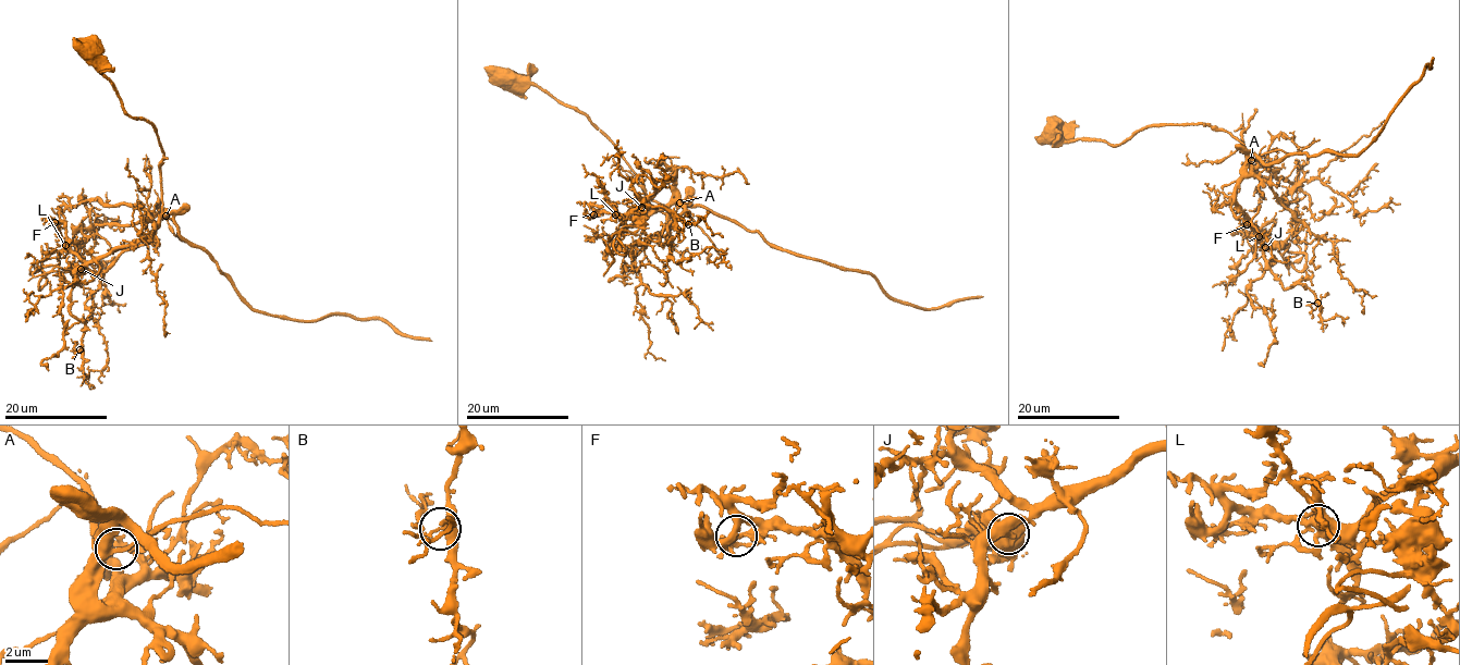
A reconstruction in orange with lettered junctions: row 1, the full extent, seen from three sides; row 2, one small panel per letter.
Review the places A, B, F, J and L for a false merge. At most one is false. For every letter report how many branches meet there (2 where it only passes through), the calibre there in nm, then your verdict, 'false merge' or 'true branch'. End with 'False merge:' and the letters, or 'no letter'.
A: 4 branches meet; 360 nm thick; true branch
B: 4 branches meet; 360 nm thick; true branch
F: 4 branches meet; 300 nm thick; true branch
J: 4 branches meet; 320 nm thick; false merge
L: 3 branches meet; 340 nm thick; true branch
False merge: J

